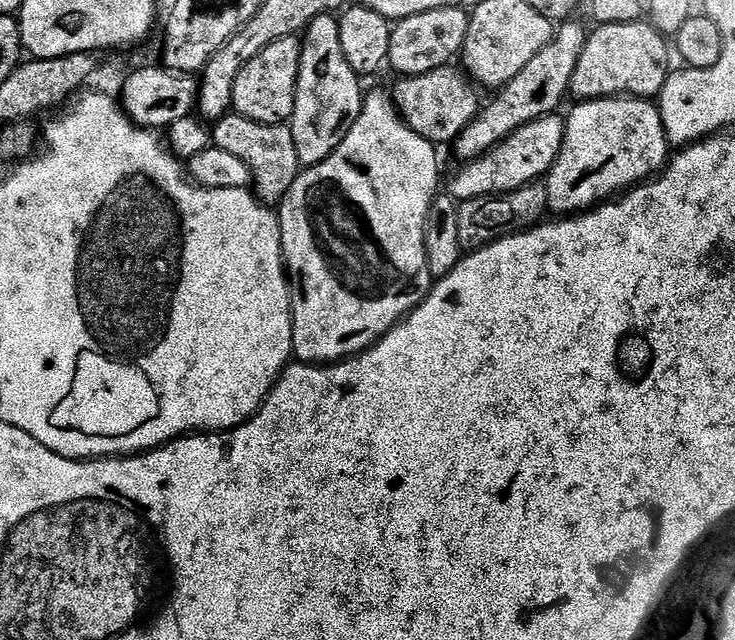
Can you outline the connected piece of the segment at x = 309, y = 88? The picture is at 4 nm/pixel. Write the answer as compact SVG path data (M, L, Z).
M325 14L309 22L302 36L300 49L300 73L296 87L296 102L290 127L294 134L294 146L301 158L329 156L346 134L350 126L358 122L358 114L364 105L365 89L360 89L361 77L346 62L342 54L342 38L337 17Z

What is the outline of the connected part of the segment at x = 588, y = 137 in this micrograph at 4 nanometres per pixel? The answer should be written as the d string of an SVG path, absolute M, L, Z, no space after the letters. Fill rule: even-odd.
M614 96L607 100L586 100L575 105L577 108L572 113L567 113L566 123L564 126L564 141L560 147L558 158L554 166L548 171L546 177L546 187L548 190L548 212L555 214L560 218L567 218L573 214L579 214L589 211L623 193L625 190L631 190L638 184L643 184L649 178L655 177L657 173L665 167L668 160L668 150L670 143L667 138L666 130L663 128L662 114L659 107L651 99L641 98L638 96Z

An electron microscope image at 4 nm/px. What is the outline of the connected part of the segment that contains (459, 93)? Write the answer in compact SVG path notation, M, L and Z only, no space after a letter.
M449 66L430 70L430 74L410 76L401 79L399 81L401 84L394 88L396 108L402 119L410 126L410 130L414 130L422 138L426 138L431 144L437 146L451 145L474 119L474 111L472 112L472 88L474 89L474 86L469 77L459 67L457 68L456 66Z

